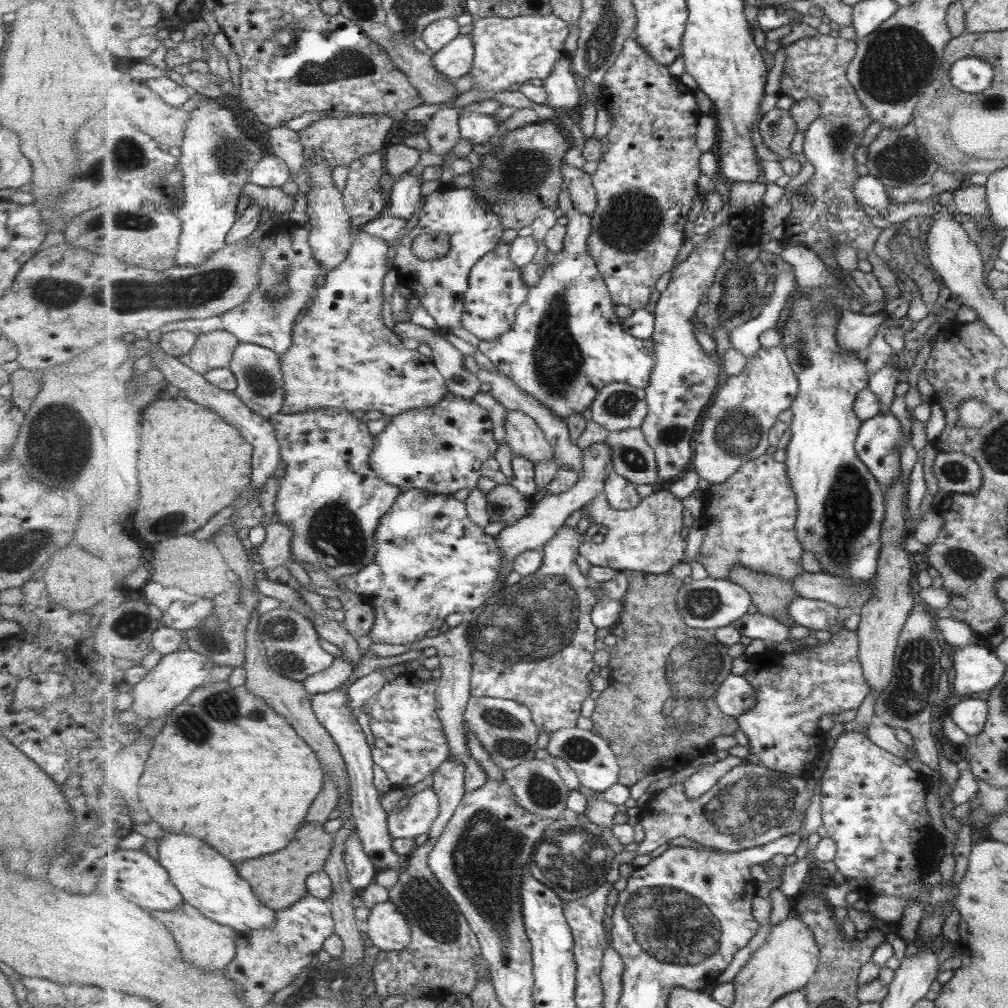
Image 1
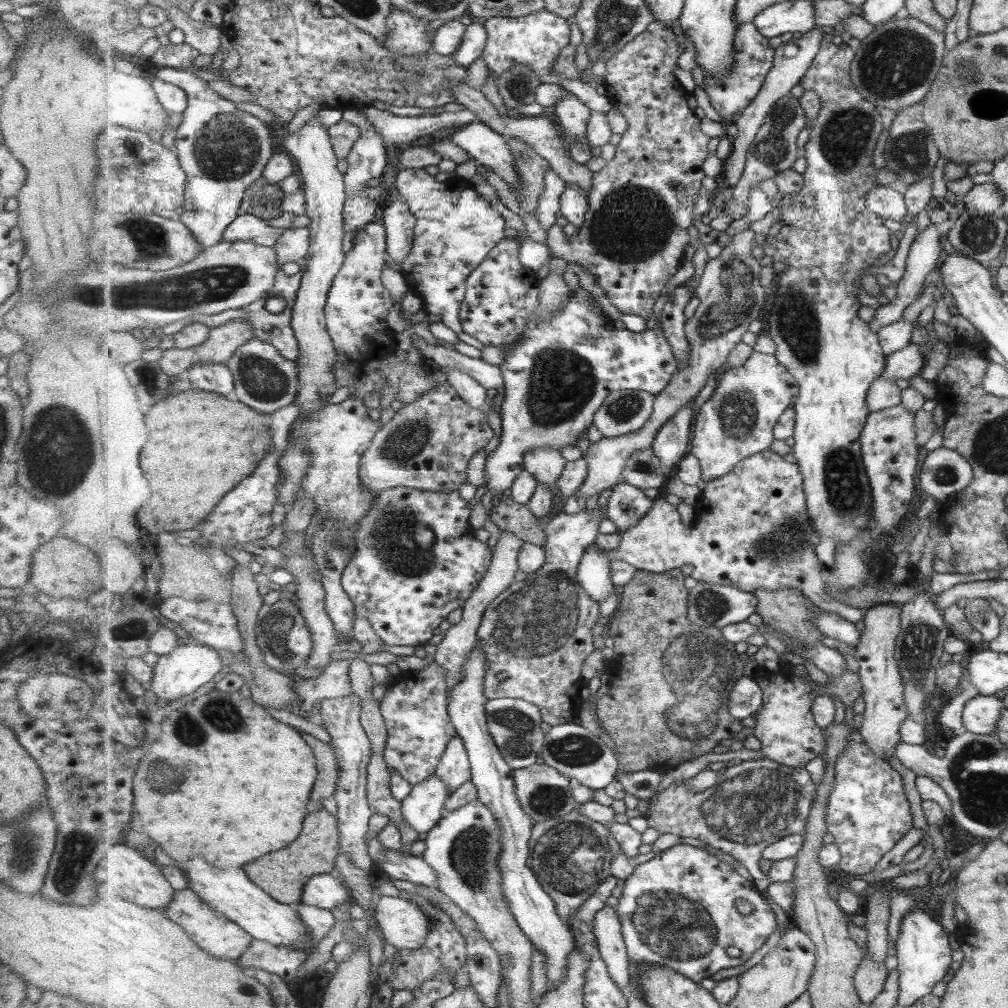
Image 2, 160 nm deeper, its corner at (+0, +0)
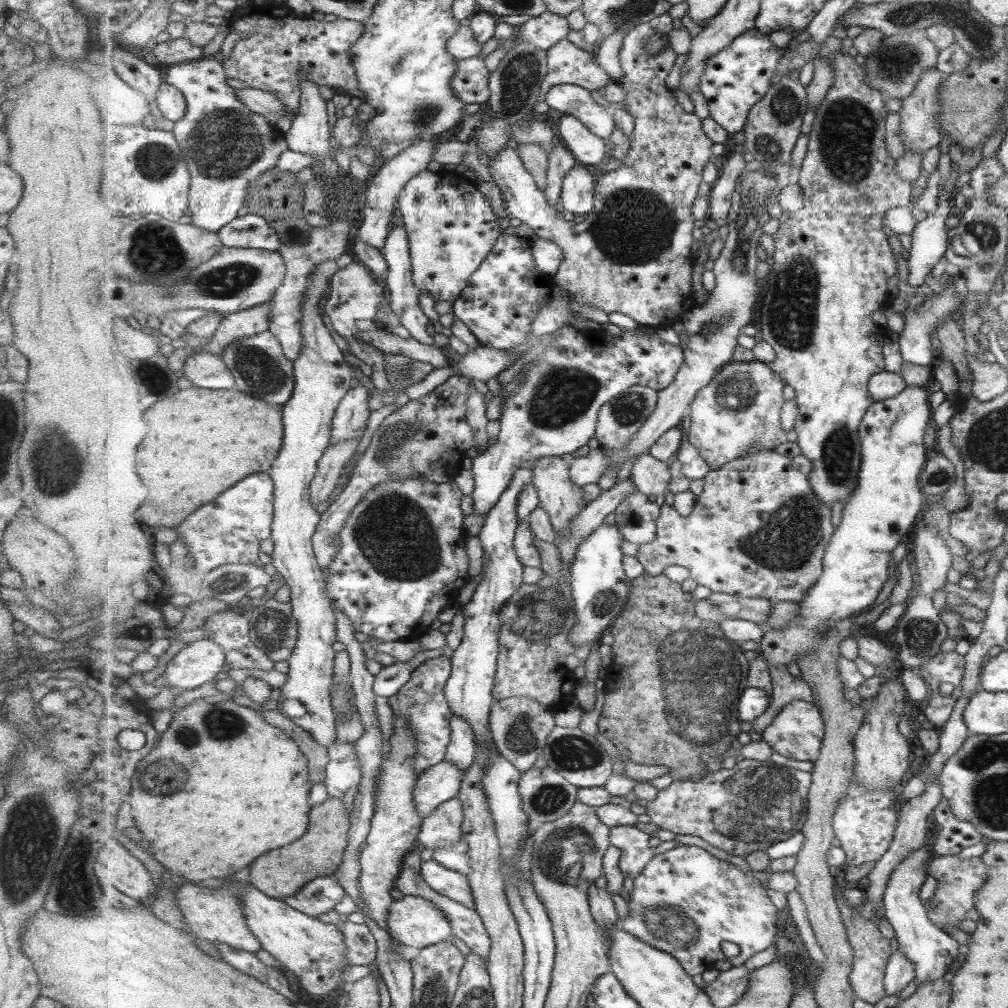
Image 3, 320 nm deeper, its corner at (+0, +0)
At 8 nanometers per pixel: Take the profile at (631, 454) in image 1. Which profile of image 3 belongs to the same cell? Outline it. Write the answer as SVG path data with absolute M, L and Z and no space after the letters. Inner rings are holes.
M650 452L643 453L633 464L631 474L639 491L647 496L654 494L660 500L669 490L672 465L655 458Z

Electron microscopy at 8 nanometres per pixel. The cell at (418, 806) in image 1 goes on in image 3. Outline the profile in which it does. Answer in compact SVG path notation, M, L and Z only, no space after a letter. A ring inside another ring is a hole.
M445 761L423 772L416 786L415 800L424 818L440 804L458 796L464 775L459 766Z

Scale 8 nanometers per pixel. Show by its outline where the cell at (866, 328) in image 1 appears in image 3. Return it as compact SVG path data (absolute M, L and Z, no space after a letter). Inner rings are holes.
M952 168L949 178L943 182L943 192L937 196L937 209L927 214L926 218L916 222L911 236L911 248L907 259L907 281L911 287L919 287L925 282L925 276L930 274L936 262L944 256L948 243L945 220L950 215L949 198L957 181L957 170Z

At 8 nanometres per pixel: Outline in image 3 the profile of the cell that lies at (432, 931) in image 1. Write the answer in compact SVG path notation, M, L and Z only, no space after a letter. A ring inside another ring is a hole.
M454 715L450 722L452 741L446 755L445 762L451 762L466 774L475 764L475 756L478 752L477 738L471 723L466 718Z

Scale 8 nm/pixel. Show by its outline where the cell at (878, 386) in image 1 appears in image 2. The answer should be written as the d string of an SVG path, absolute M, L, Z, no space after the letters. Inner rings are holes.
M909 343L904 349L894 352L887 357L886 371L883 377L890 381L899 378L911 378L917 376L924 365L924 357L919 351L919 345Z

